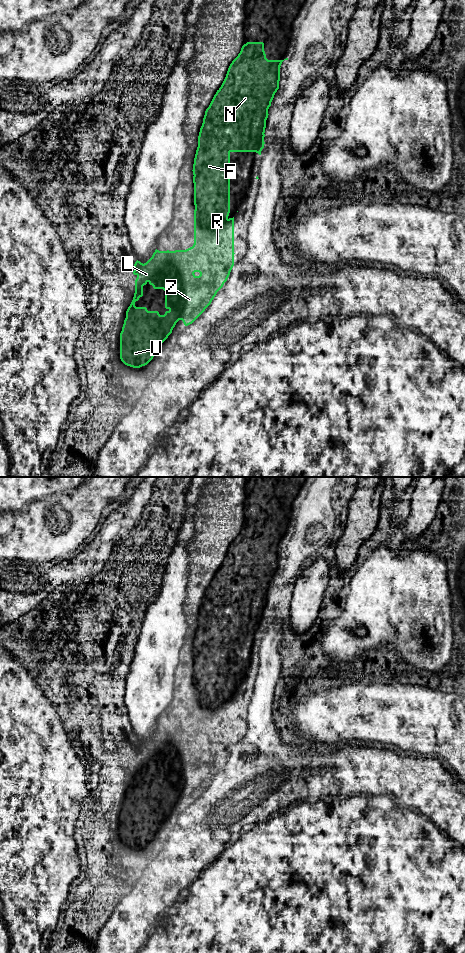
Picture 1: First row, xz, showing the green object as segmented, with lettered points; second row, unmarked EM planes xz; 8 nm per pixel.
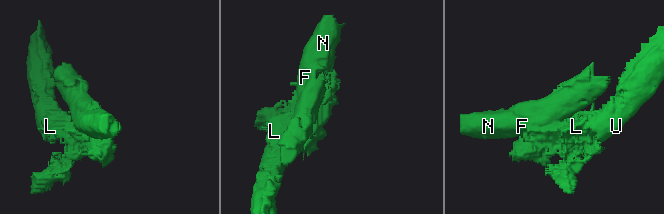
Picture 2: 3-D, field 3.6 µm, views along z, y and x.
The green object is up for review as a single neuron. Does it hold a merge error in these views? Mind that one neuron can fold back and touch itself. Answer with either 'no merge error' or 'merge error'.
merge error

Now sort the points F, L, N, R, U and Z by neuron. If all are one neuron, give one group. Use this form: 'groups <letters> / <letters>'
groups F N / L R U Z

